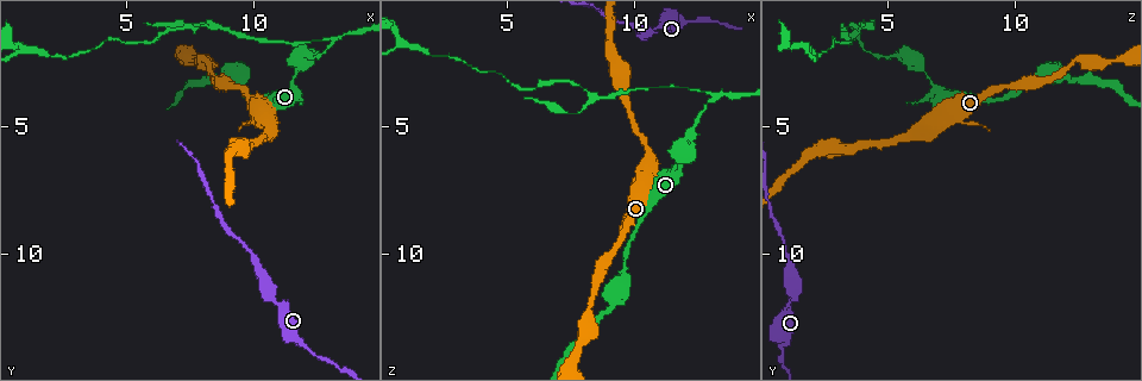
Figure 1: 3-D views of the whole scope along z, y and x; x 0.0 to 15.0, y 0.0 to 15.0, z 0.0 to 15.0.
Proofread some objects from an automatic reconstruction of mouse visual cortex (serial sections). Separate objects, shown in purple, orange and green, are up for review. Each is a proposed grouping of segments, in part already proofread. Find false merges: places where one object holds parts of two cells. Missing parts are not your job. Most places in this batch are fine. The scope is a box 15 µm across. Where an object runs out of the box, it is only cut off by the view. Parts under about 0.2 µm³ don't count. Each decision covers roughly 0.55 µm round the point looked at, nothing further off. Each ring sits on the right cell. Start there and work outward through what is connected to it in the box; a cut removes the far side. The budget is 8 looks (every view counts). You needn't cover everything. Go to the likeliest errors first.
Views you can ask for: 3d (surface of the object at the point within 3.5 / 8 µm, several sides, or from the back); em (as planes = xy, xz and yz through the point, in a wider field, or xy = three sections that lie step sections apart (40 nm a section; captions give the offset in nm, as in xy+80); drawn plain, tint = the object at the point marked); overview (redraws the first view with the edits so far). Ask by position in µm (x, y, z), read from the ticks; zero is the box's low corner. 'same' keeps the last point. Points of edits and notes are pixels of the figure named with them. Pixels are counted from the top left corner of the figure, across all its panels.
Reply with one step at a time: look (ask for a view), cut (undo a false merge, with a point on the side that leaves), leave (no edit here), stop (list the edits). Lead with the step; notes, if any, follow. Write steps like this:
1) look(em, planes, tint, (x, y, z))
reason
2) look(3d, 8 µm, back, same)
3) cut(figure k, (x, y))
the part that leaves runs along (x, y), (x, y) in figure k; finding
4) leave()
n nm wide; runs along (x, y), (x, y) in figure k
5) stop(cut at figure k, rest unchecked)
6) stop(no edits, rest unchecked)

look(3d, 3.5 µm, (13.1, 1.6, 3.8))
two arms in line, one across

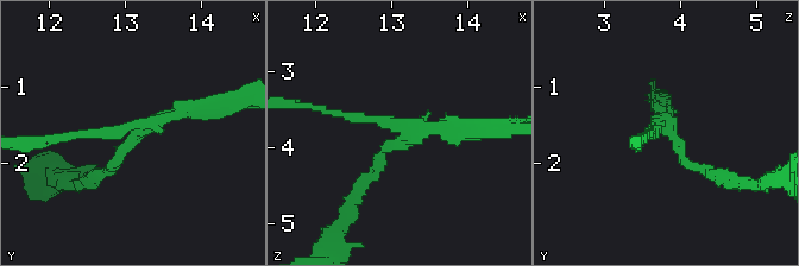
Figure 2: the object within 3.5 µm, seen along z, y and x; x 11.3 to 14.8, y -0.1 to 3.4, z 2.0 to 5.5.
look(em, xy, step 5, plain, (13.20, 1.55, 3.85))
3 arms; arms of 150, 150, 200 nm

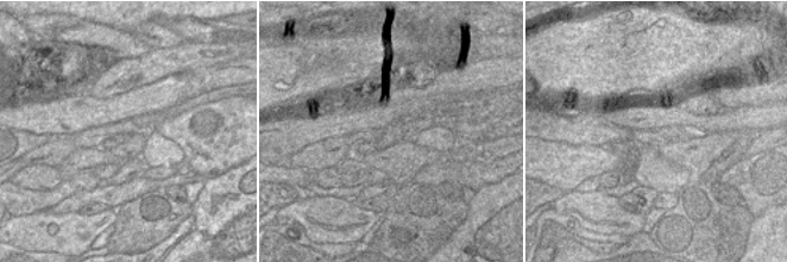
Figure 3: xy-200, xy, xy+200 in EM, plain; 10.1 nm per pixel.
look(em, xy, step 5, tint, same)

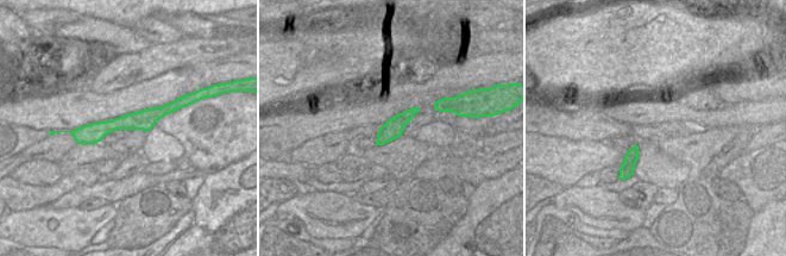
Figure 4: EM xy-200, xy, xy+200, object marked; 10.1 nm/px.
leave()
runs along (712, 173), (691, 166), (664, 126), (646, 137) in figure 2; one cell here

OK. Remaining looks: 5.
look(3d, 3.5 µm, (7.8, 1.0, 3.4))
narrows sharply

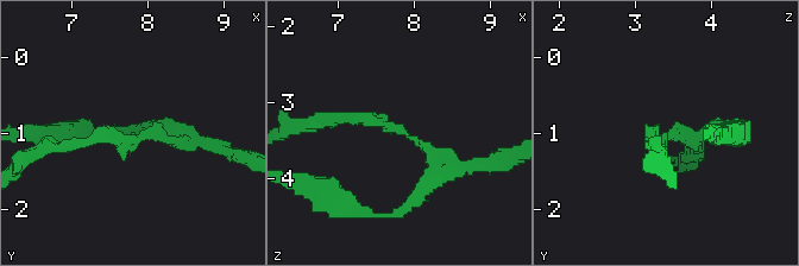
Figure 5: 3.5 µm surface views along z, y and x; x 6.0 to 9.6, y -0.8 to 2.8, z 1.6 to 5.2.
look(em, xy, step 5, plain, (7.90, 1.10, 3.45))
arms of 150, 150 nm

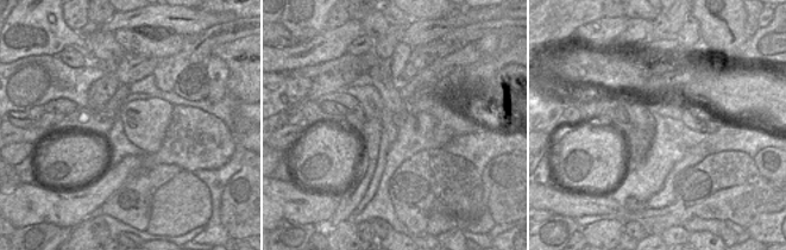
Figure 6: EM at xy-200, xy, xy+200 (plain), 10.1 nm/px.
look(em, xy, step 5, tint, same)
with the object marked

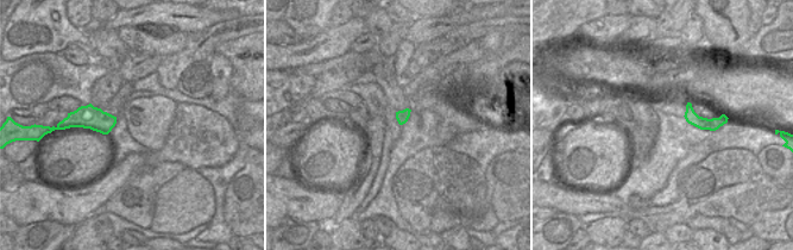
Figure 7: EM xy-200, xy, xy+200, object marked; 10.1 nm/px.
leave()
runs along (476, 168), (391, 125), (333, 115) in figure 5; one cell here

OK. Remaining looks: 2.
look(em, xy, step 3, tint, (4.6, 1.7, 2.8))
a narrow waist

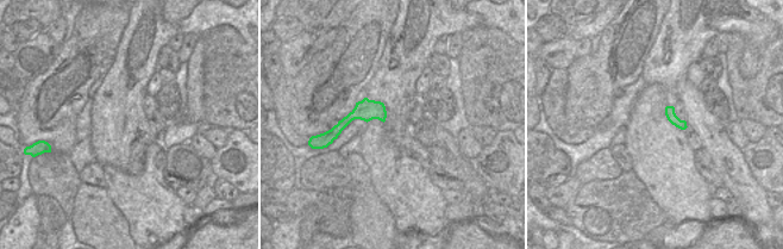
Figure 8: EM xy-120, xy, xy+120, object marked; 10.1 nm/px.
look(3d, 3.5 µm, same)
see where the arms go

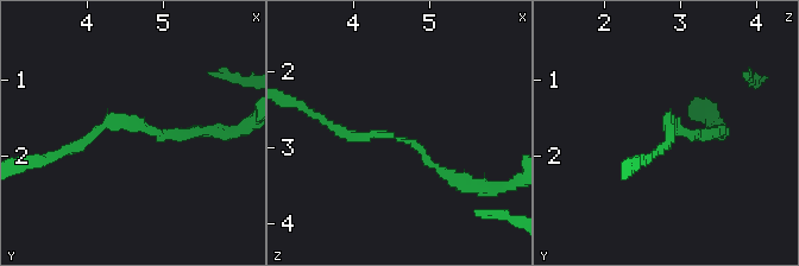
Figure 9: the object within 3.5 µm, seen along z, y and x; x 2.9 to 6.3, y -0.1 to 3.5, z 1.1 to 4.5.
leave()
continuous, no second cell

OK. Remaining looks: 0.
stop(no edits, rest unchecked)

